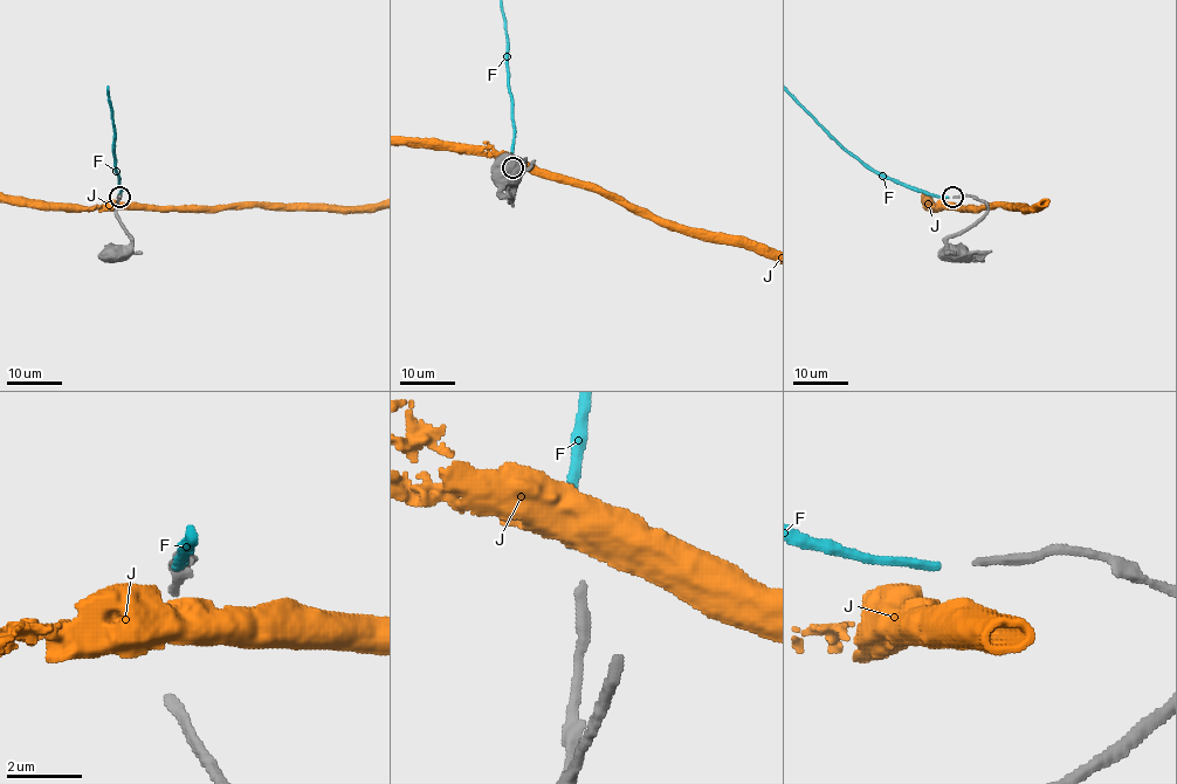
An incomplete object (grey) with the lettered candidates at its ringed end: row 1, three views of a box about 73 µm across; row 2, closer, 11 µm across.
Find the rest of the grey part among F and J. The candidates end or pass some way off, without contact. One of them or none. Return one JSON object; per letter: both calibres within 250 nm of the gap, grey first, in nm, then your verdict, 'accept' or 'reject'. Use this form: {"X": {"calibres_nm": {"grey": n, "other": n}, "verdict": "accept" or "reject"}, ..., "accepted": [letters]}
{"F": {"calibres_nm": {"grey": 240, "other": 260}, "verdict": "accept"}, "J": {"calibres_nm": {"grey": 240, "other": 700}, "verdict": "reject"}, "accepted": ["F"]}

